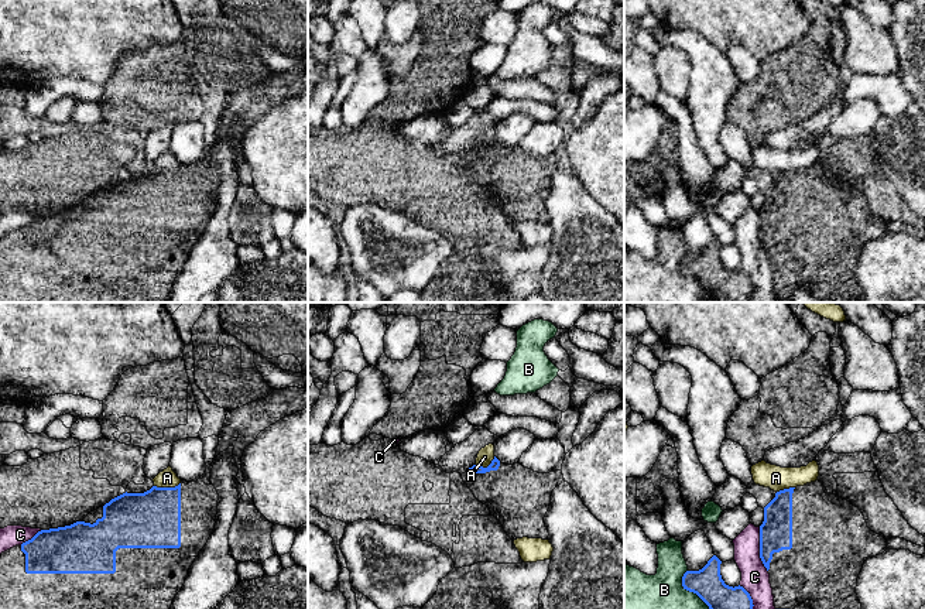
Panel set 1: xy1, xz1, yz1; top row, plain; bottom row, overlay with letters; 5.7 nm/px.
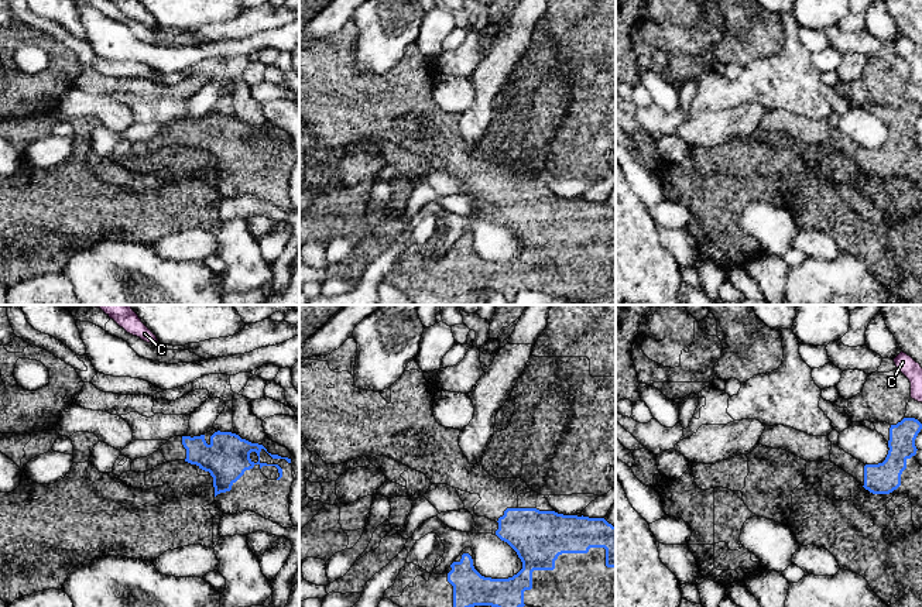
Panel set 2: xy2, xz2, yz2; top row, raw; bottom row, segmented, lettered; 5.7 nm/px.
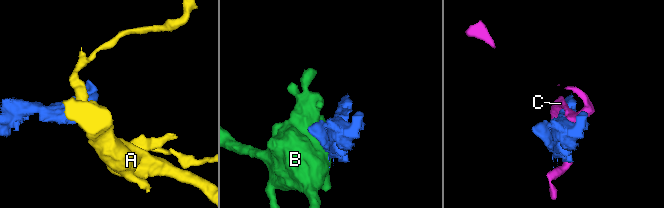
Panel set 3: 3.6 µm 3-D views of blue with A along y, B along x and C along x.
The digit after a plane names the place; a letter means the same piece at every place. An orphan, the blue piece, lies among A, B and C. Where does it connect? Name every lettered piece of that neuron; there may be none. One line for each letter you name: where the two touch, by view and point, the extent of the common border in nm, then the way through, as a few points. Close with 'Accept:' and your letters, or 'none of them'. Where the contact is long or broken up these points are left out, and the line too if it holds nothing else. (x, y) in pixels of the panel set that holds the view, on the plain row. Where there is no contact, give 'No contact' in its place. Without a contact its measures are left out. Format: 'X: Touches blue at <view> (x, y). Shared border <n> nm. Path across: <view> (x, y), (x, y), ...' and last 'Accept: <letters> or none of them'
Accept: none of them

